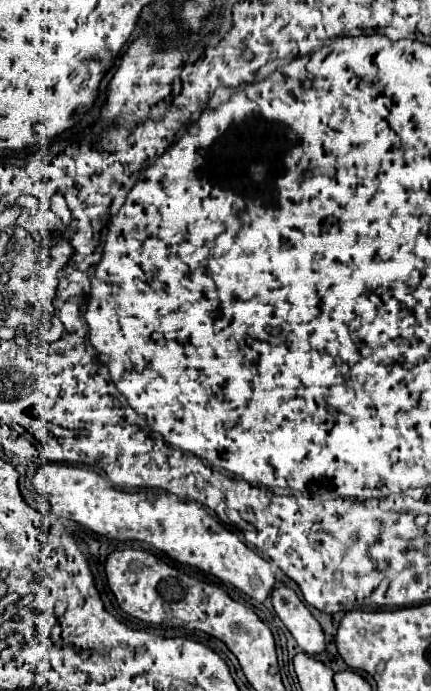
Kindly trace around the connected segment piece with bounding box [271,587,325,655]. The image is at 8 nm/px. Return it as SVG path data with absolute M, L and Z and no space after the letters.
M279 587L273 591L271 597L273 597L275 613L291 631L297 645L309 655L317 655L325 651L323 629L309 613L309 609L303 605L303 601L297 597L297 593L289 587Z

